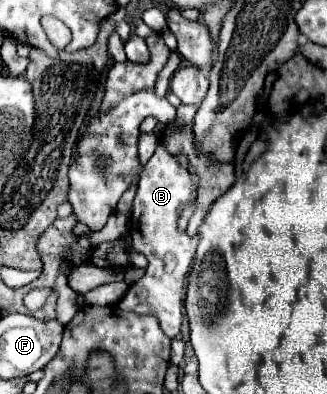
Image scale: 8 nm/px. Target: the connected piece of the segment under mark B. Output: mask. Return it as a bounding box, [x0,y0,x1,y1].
[117,143,199,337]

